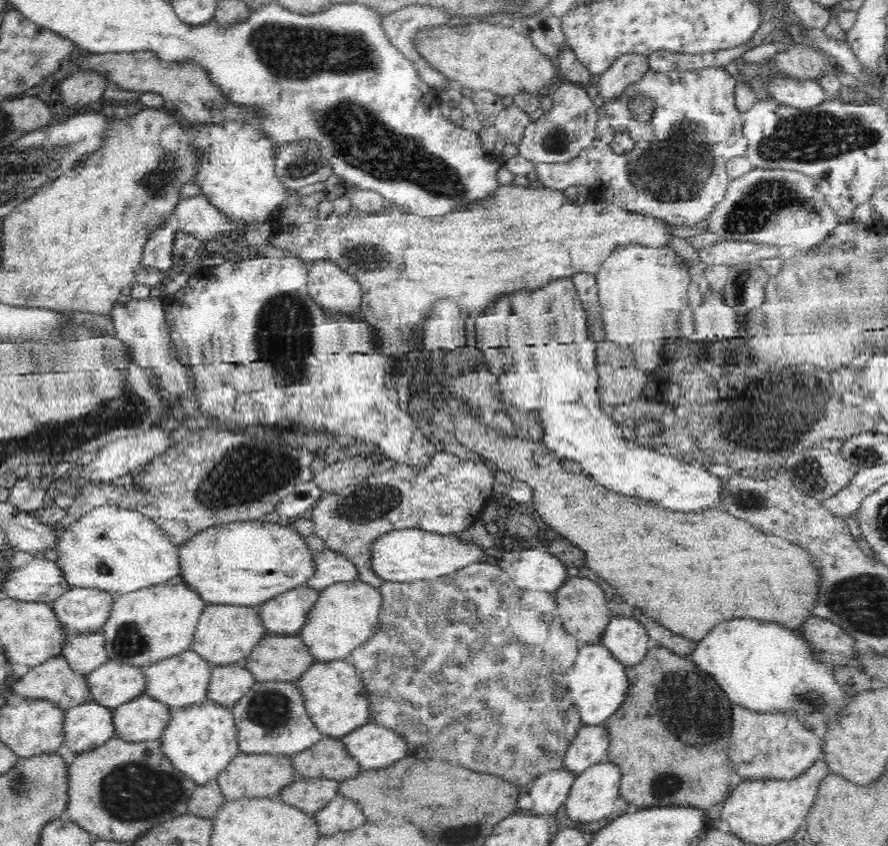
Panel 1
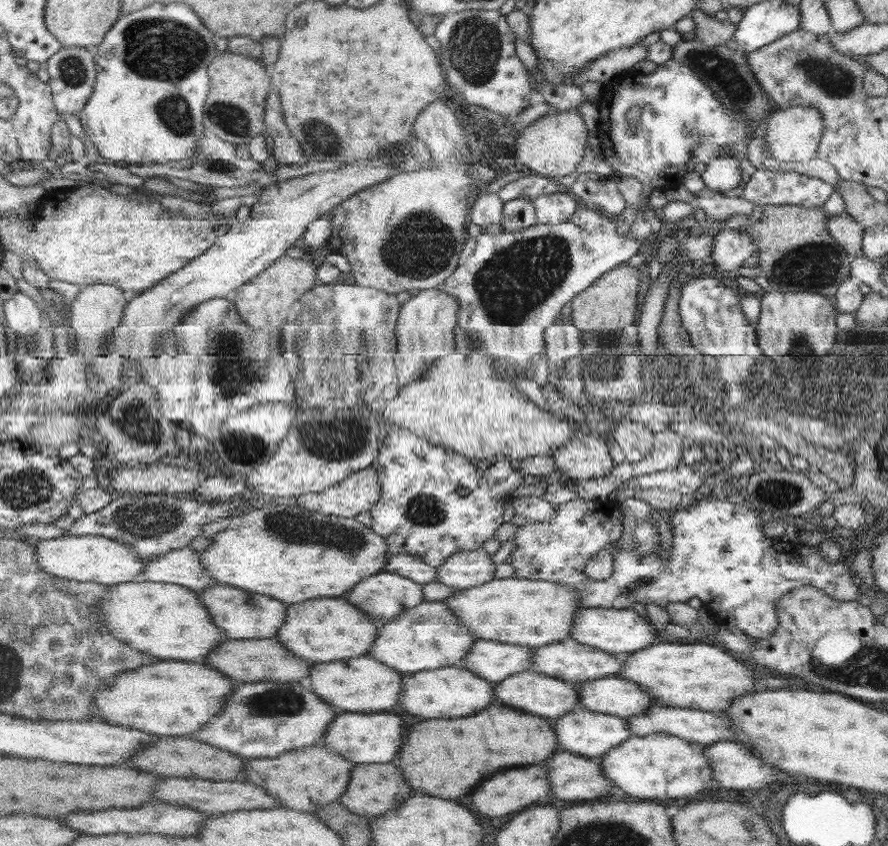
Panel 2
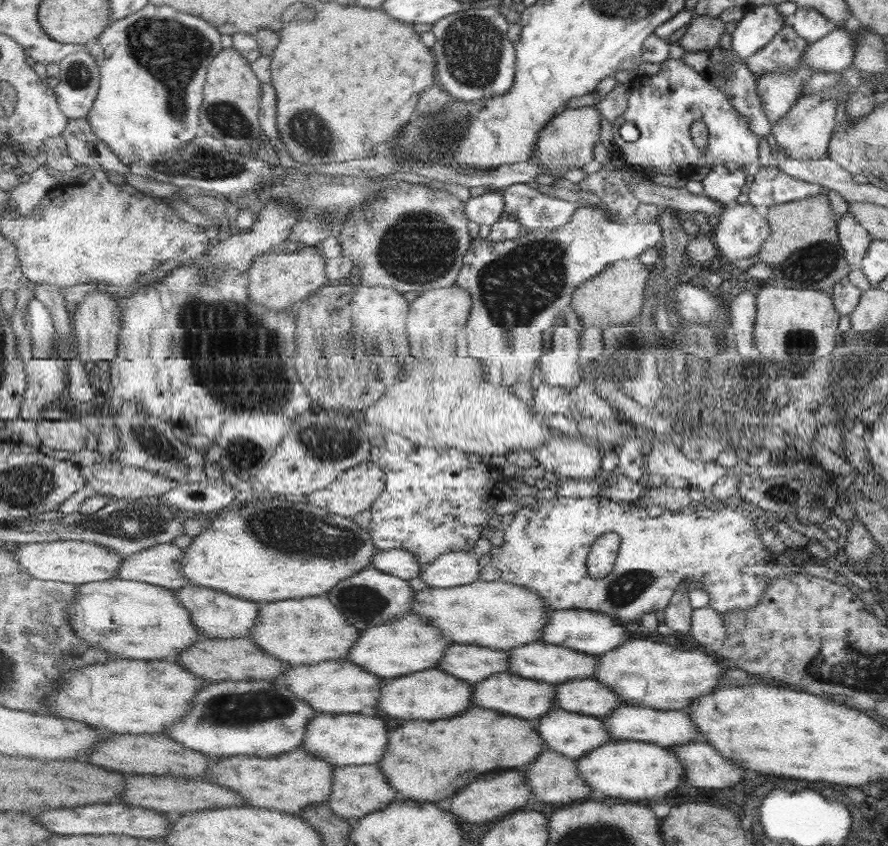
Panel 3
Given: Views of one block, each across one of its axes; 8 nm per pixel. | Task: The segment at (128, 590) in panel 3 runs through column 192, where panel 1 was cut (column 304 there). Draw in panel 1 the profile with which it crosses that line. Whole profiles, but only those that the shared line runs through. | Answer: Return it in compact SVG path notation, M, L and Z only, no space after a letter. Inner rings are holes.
M362 580L335 583L319 592L318 600L306 612L306 620L297 634L316 661L327 663L331 660L345 660L346 656L374 634L378 612L380 595L376 587Z

